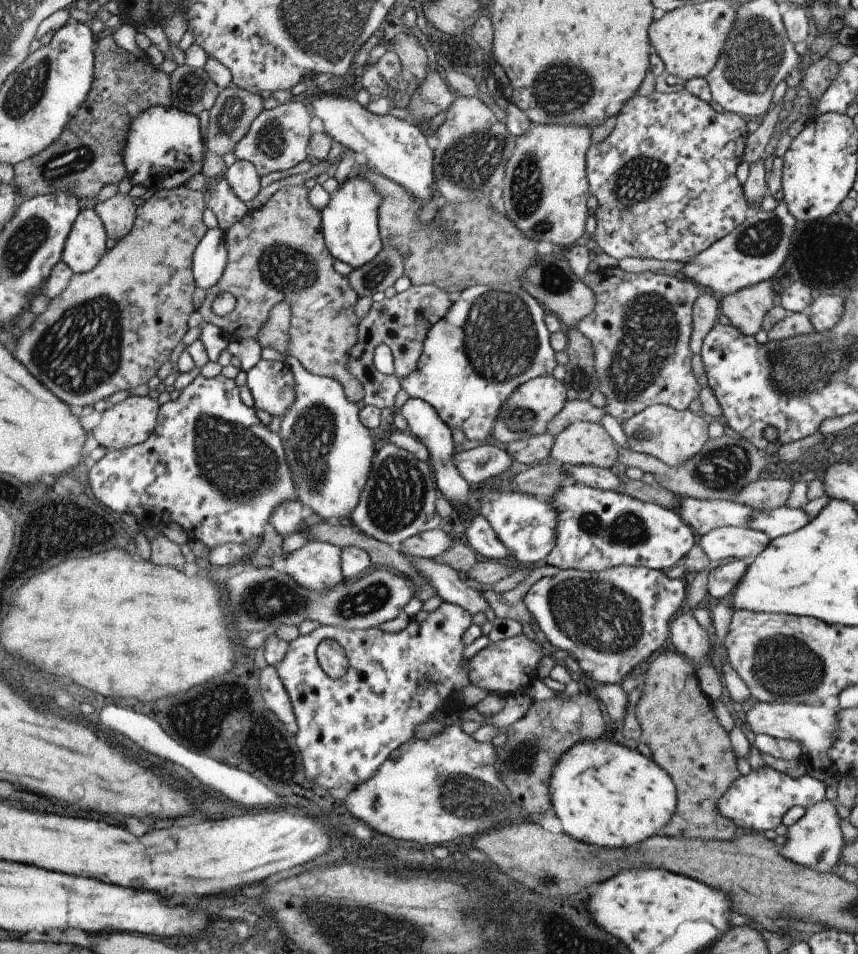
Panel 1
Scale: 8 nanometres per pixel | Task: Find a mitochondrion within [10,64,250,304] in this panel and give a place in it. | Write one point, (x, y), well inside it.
(65, 164)

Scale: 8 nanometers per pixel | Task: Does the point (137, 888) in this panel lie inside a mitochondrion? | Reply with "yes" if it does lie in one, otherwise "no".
no

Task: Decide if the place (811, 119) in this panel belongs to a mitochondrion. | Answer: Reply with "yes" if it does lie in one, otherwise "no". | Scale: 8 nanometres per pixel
no

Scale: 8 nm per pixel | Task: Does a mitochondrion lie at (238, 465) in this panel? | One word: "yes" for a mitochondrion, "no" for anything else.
yes

